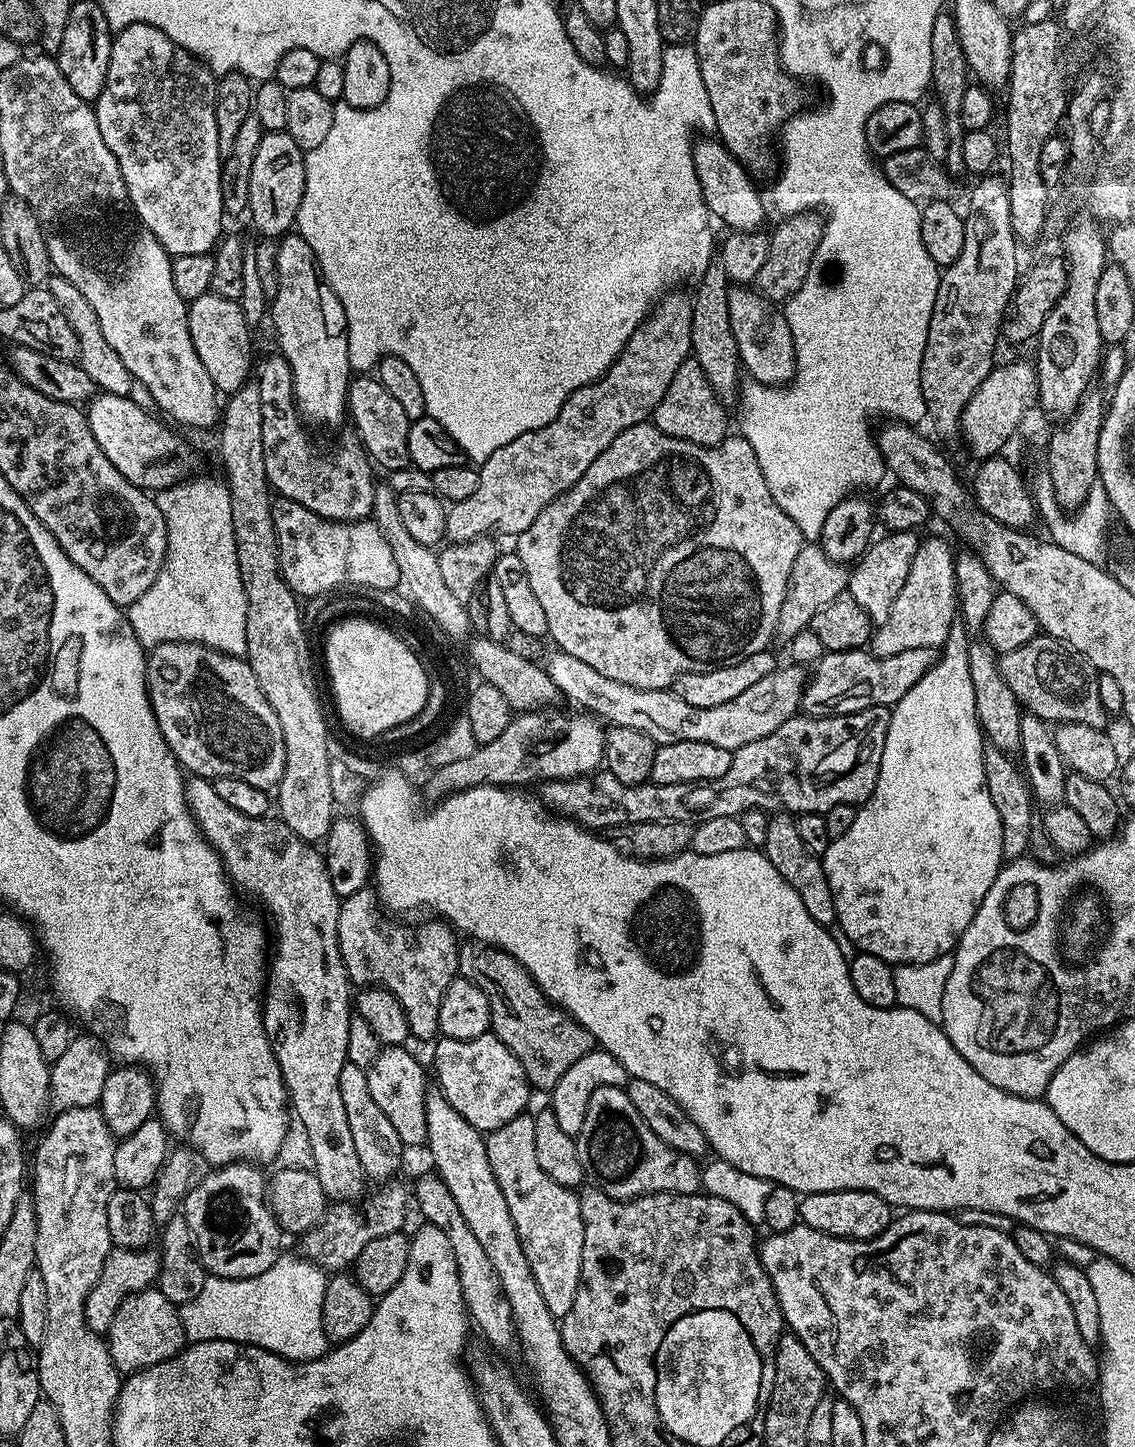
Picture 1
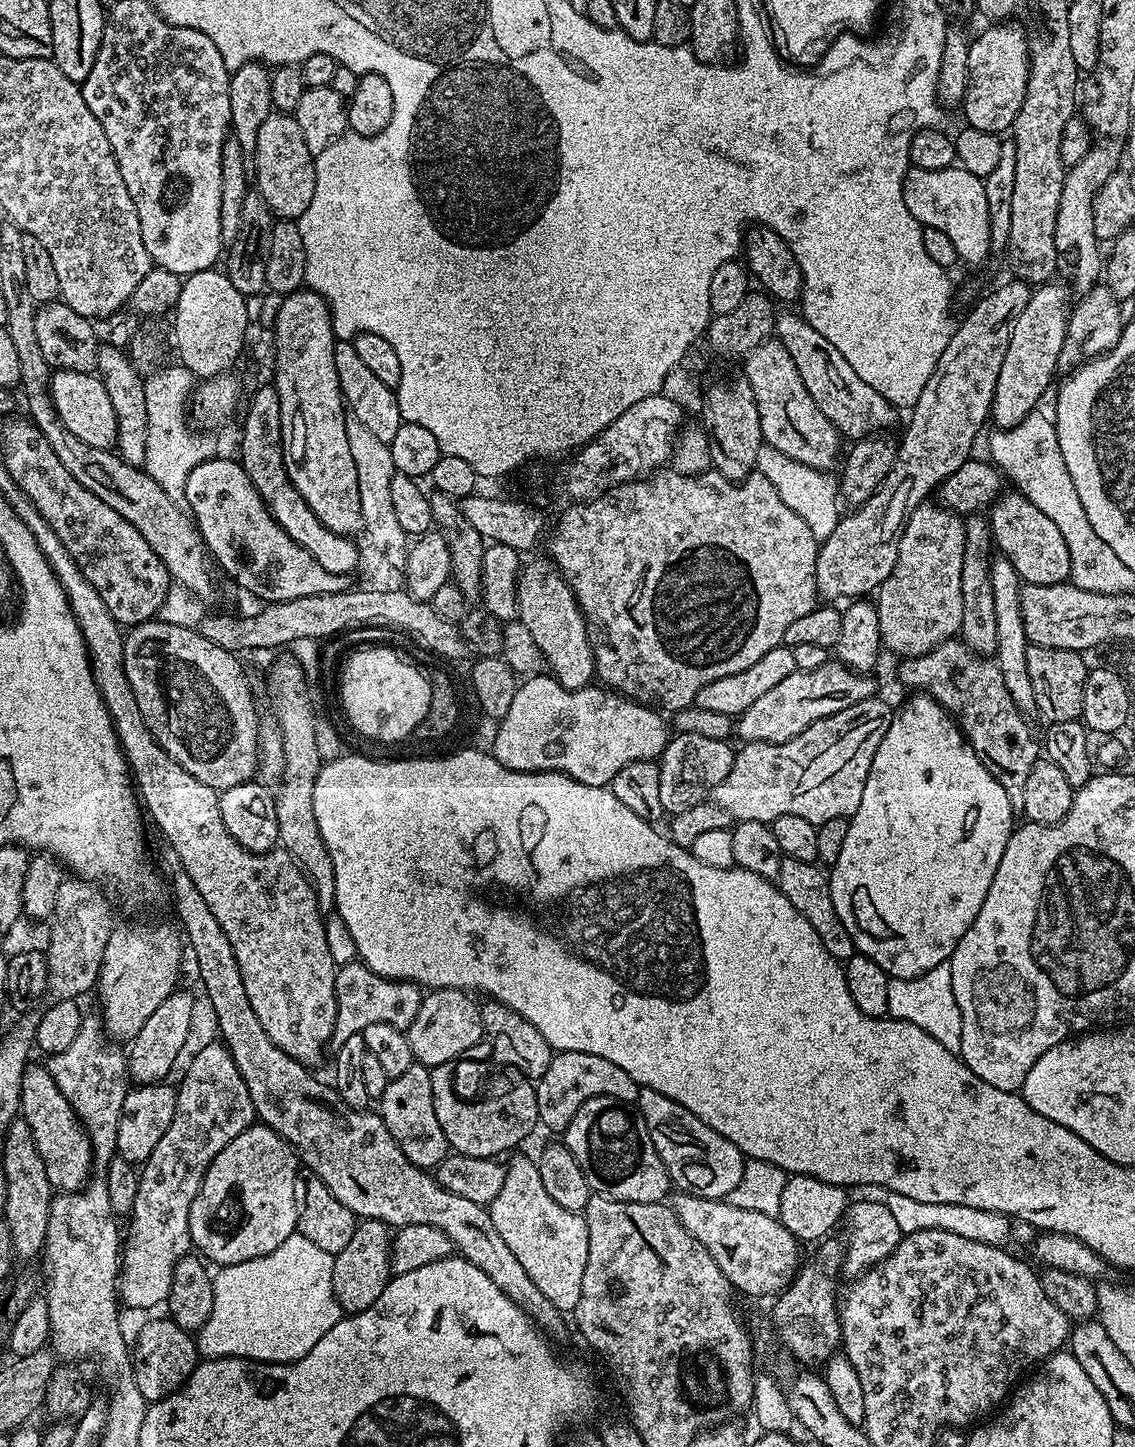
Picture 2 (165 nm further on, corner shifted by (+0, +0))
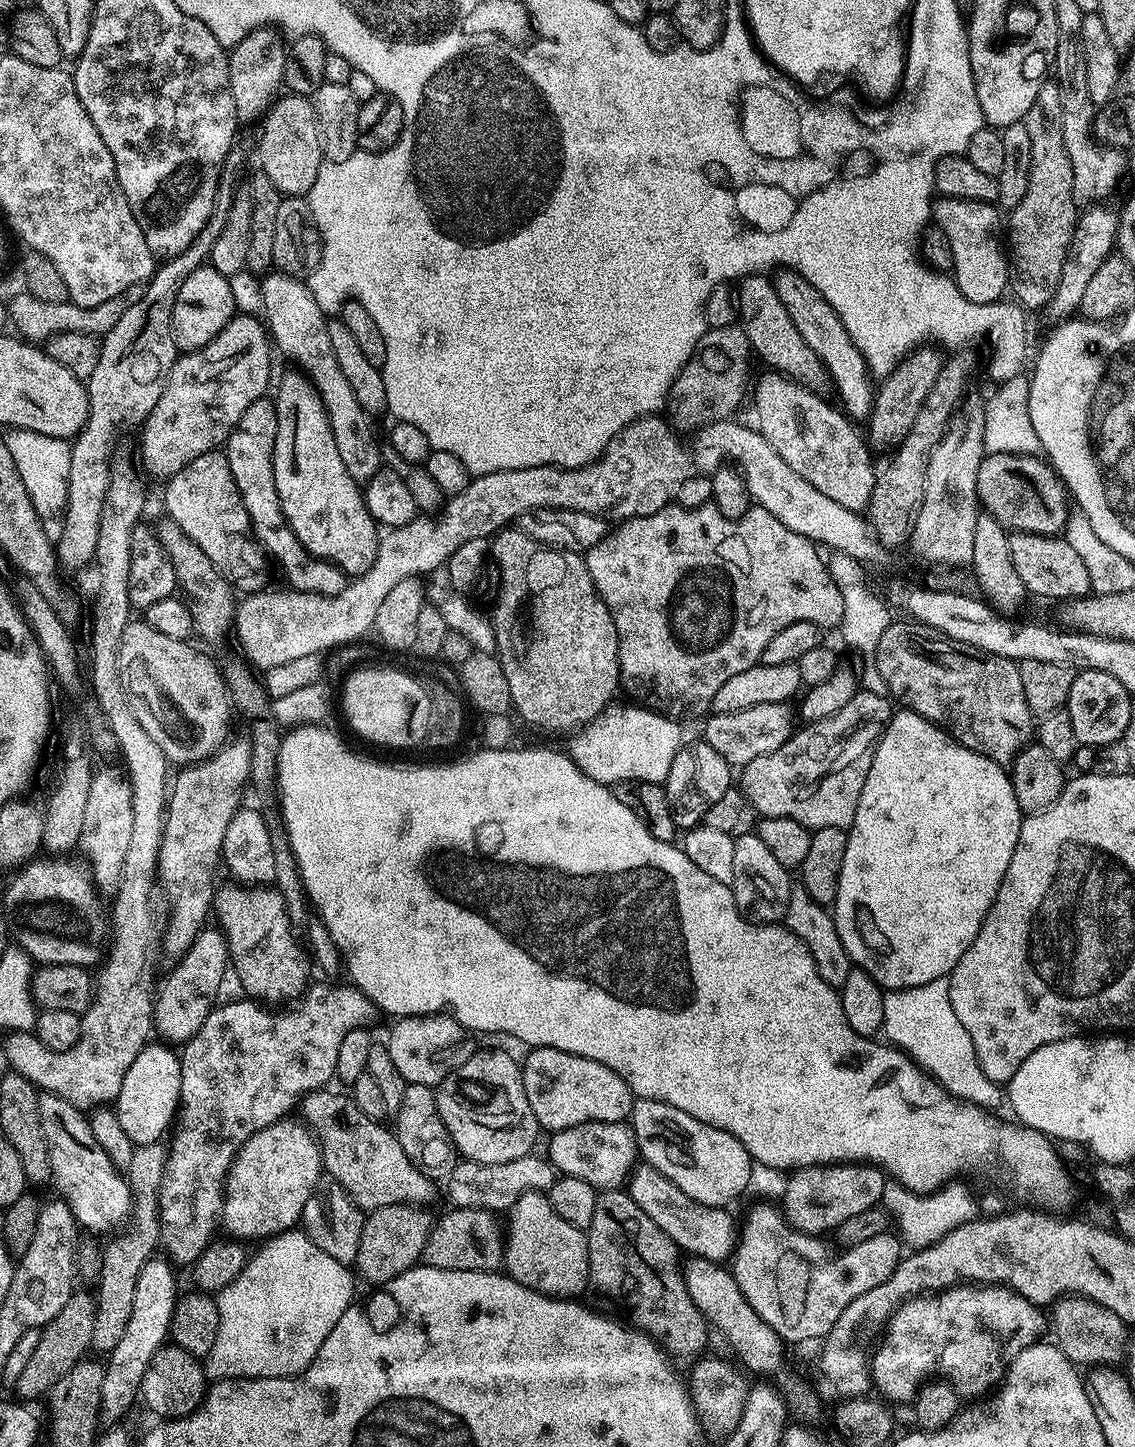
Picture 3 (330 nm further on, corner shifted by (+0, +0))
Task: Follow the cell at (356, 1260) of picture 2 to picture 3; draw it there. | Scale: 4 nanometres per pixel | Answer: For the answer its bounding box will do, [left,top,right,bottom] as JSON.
[354,1203,434,1286]

